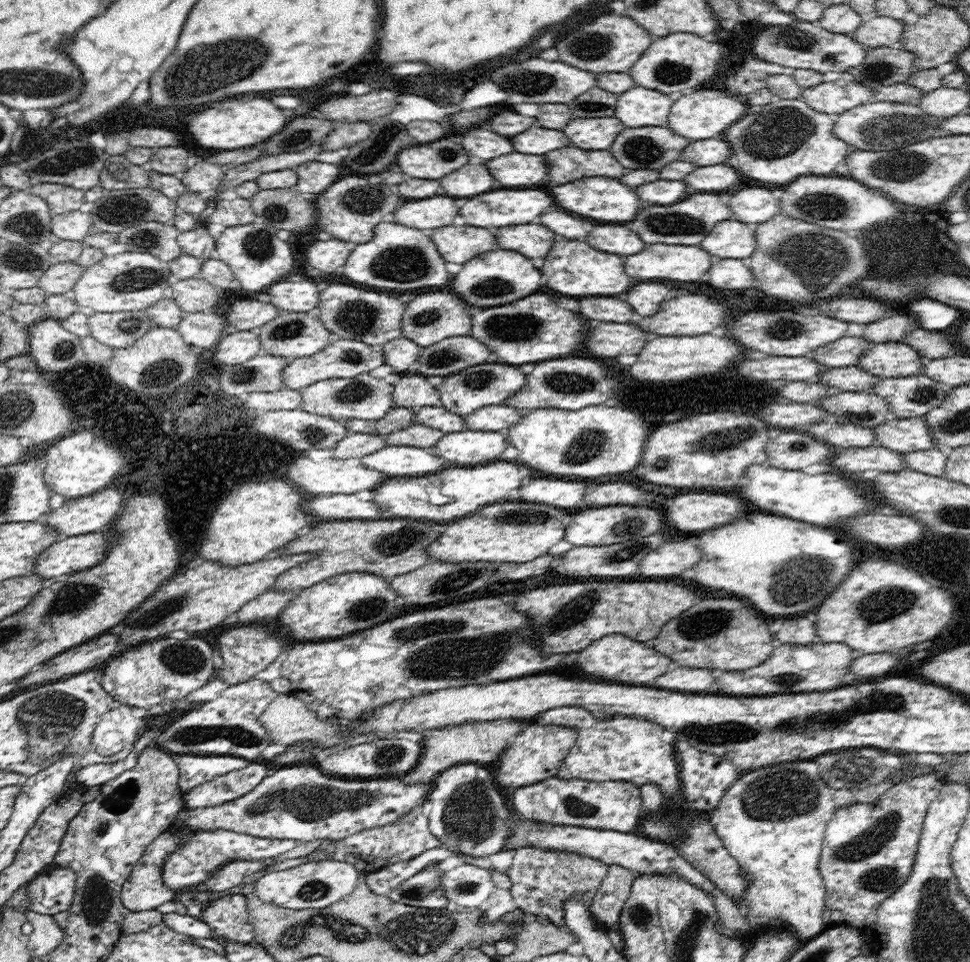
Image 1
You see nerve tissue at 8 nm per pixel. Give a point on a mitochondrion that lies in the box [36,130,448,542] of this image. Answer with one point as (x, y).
(402, 264)

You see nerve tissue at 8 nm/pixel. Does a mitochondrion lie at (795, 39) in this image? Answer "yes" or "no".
yes

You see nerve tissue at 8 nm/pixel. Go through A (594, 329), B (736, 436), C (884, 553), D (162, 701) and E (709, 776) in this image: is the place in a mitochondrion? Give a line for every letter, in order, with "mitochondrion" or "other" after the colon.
A: other
B: mitochondrion
C: other
D: other
E: other

